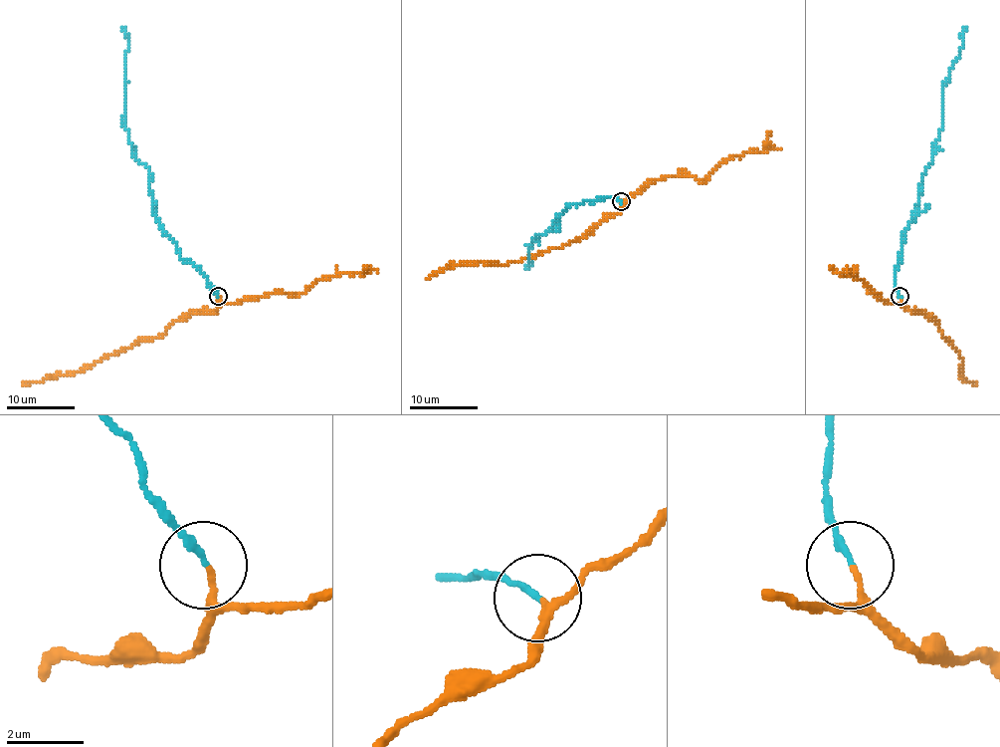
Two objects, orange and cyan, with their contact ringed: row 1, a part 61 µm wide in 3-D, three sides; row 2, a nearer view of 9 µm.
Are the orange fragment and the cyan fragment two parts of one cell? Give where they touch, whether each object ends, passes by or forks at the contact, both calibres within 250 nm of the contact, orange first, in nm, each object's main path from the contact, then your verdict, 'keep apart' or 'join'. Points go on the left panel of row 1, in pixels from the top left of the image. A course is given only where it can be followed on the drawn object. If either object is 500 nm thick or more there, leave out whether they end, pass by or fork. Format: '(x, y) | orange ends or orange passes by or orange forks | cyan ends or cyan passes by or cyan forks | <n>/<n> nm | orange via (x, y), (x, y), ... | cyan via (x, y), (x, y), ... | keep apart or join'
(218, 296) | orange ends | cyan ends | 130/160 nm | orange via (218, 296), (218, 308), (213, 313), (185, 313), (158, 337), (144, 339), (72, 374), (22, 382) | cyan via (218, 296), (208, 279), (182, 258), (153, 210), (149, 171), (134, 155), (122, 122), (127, 47), (120, 26) | join

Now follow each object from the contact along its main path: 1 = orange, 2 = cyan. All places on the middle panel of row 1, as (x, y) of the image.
1: (622, 201), (616, 215), (608, 215), (580, 239), (562, 247), (505, 264), (448, 266), (425, 280)
2: (622, 201), (611, 197), (570, 204), (556, 216), (553, 227), (526, 244), (531, 264), (524, 264)

